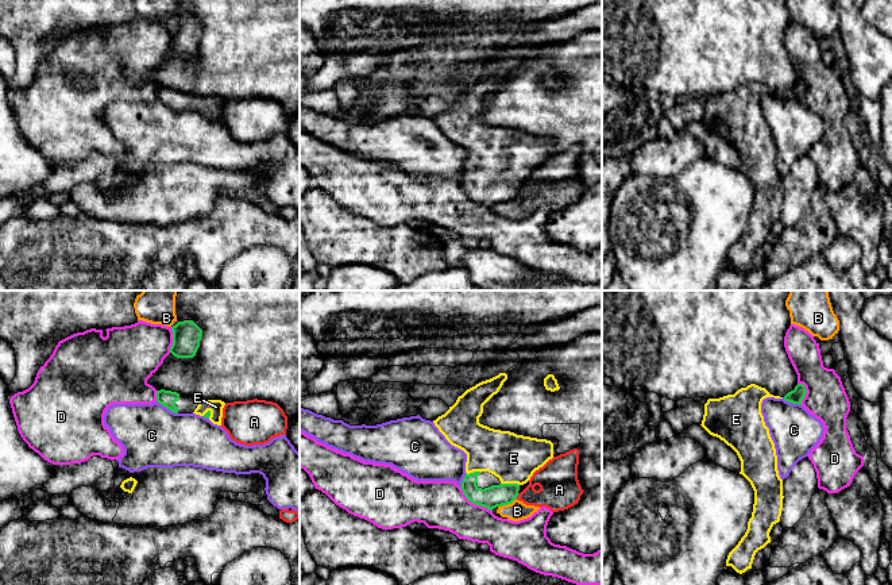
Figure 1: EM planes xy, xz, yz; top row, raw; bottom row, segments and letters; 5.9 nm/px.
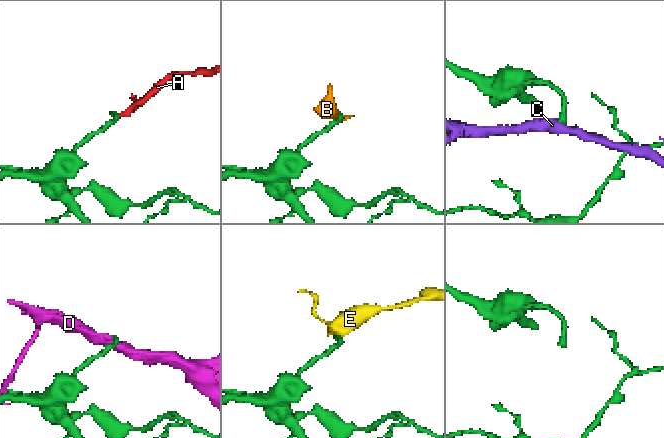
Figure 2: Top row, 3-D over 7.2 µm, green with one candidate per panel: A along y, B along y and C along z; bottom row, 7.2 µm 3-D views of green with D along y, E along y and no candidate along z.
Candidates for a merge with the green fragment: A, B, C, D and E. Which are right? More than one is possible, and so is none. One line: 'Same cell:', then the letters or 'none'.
Same cell: E

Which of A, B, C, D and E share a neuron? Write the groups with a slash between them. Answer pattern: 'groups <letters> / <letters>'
groups A B / C / D / E

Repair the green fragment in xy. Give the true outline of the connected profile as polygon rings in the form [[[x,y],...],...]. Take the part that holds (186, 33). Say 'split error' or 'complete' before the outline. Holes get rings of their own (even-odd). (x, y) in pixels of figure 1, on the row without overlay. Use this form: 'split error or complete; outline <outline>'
complete; outline [[[193,18],[178,19],[171,24],[170,50],[177,55],[193,55],[200,45],[202,27]]]

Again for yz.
complete; outline [[[798,81],[793,88],[788,89],[784,93],[784,97],[792,101],[802,103],[802,97],[804,96],[806,91],[807,91],[806,84],[803,81]]]

